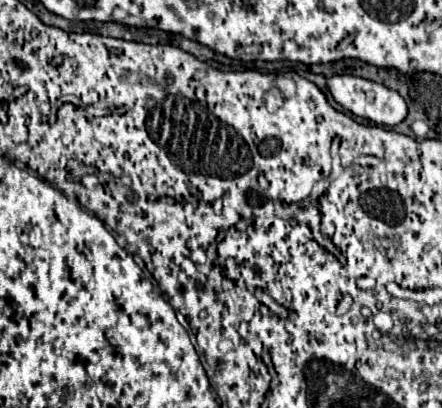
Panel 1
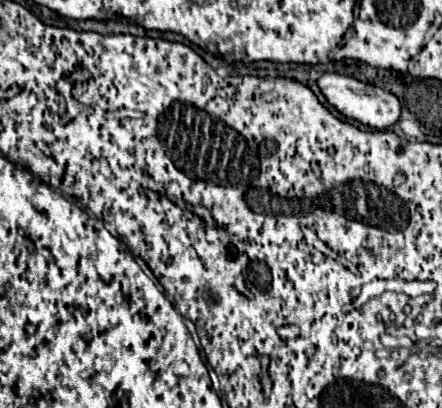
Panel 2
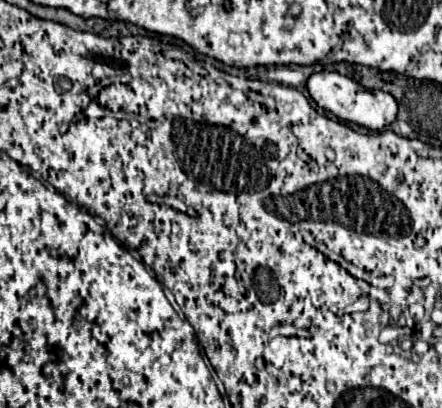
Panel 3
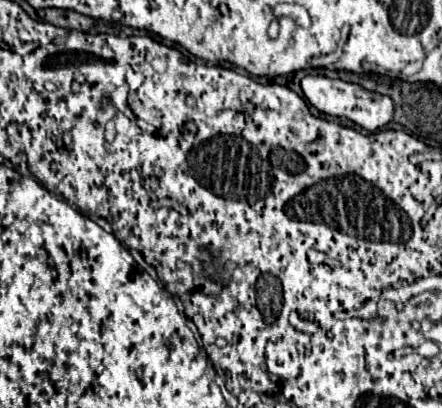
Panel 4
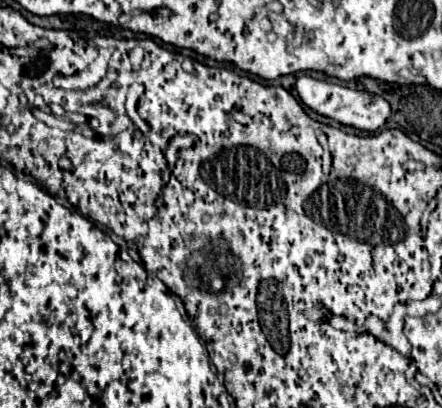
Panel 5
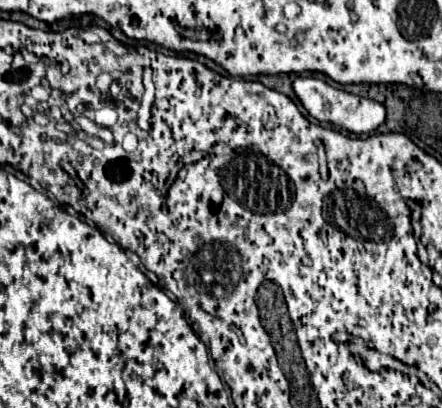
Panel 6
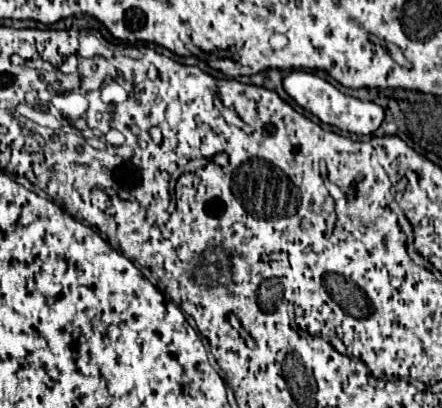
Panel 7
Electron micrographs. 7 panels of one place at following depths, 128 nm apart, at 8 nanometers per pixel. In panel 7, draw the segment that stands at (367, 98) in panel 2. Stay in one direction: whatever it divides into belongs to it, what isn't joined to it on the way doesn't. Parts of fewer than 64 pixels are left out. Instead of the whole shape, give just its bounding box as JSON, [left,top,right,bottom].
[282,70,384,136]

